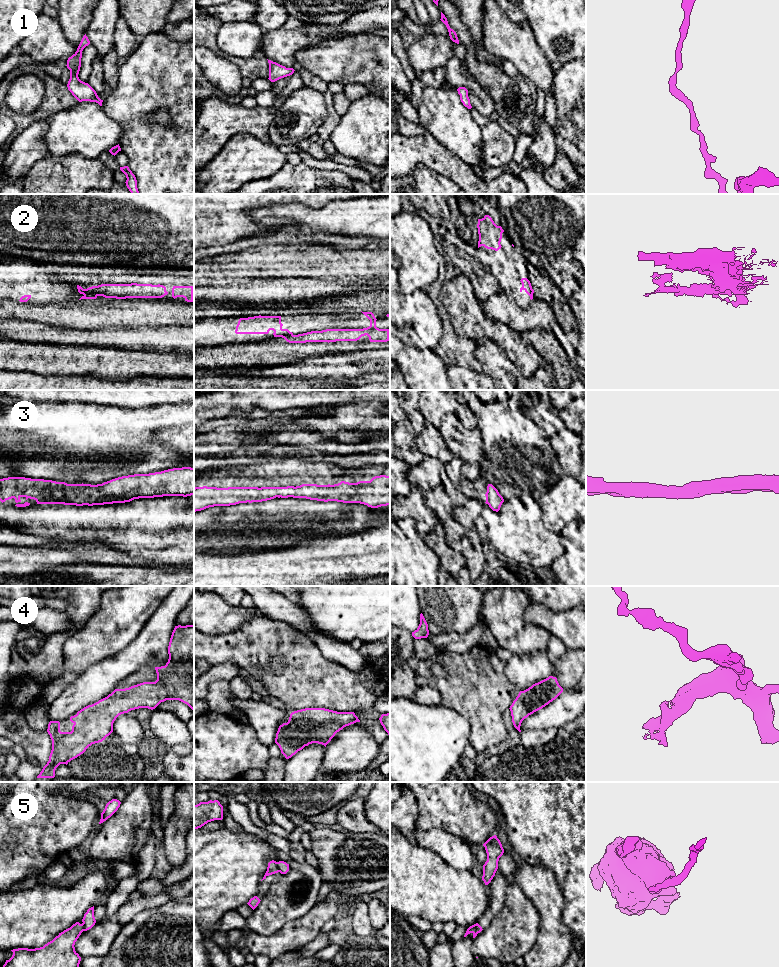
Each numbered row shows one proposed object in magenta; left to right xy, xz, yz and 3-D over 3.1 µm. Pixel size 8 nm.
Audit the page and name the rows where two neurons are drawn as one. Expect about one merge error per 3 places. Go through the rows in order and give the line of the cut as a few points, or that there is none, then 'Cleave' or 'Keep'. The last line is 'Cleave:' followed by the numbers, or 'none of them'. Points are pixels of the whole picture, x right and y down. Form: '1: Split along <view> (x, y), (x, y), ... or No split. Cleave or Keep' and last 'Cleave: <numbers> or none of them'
1: No split. Keep
2: No split. Keep
3: No split. Keep
4: No split. Keep
5: Split along xz (276, 862), (279, 871). Cleave
Cleave: 5

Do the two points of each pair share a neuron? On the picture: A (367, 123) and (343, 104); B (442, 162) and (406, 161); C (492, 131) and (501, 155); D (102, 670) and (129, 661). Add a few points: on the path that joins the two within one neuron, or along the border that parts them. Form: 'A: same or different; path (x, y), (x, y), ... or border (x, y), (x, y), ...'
A: different; border (351, 102), (348, 109), (341, 116)
B: same; path (433, 157), (415, 157)
C: same; path (493, 137), (498, 144), (498, 149)
D: same; path (109, 670), (122, 664)

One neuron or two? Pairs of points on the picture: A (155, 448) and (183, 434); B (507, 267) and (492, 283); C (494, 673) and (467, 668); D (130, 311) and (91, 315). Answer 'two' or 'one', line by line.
A: two
B: two
C: one
D: one

